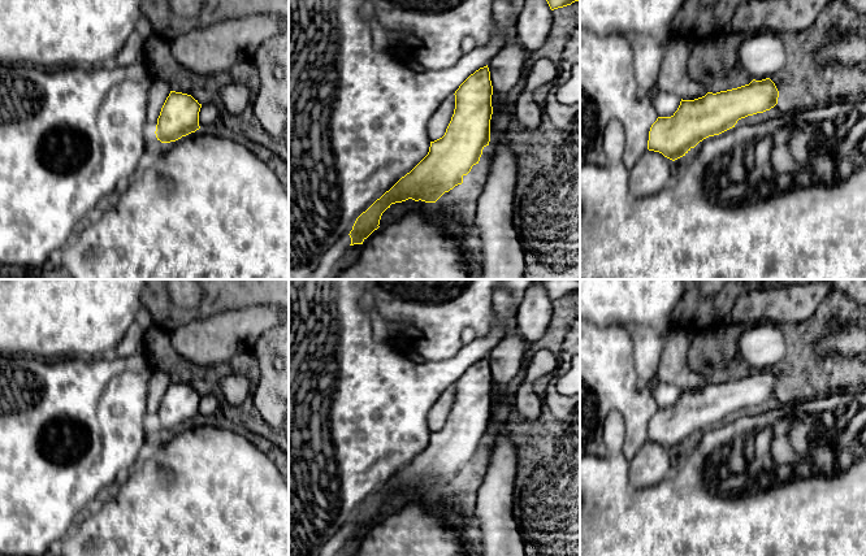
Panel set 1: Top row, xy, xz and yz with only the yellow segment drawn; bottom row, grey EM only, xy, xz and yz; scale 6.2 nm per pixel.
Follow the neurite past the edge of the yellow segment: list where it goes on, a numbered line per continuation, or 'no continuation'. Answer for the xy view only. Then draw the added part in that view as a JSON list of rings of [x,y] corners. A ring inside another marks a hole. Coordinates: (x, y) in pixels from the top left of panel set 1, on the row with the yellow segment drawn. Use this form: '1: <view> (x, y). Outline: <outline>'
no continuation

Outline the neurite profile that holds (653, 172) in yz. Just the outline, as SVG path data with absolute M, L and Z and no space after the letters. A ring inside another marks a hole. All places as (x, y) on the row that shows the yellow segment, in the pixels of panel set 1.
M646 149L629 170L629 191L633 197L651 196L667 187L676 175L672 160Z

